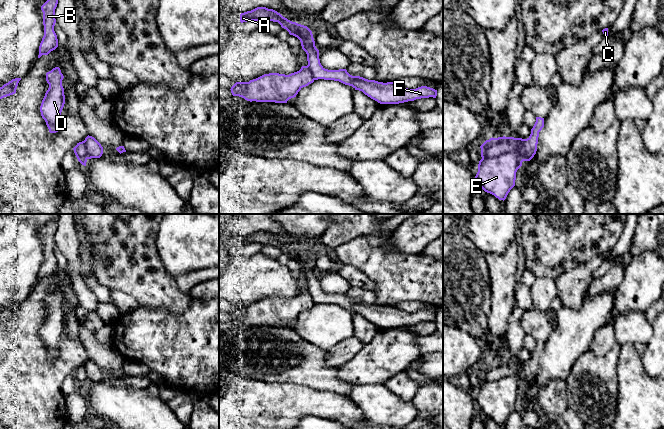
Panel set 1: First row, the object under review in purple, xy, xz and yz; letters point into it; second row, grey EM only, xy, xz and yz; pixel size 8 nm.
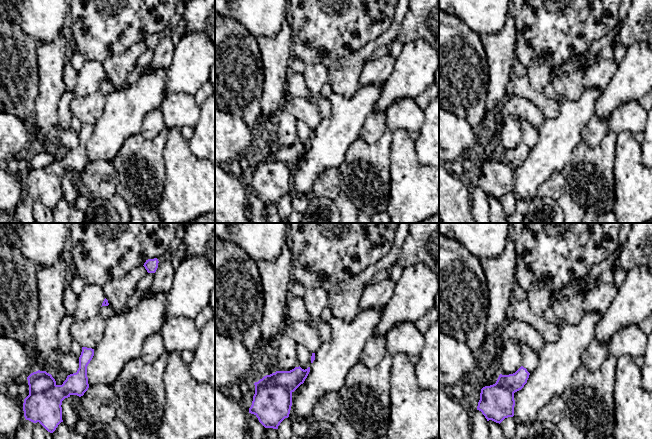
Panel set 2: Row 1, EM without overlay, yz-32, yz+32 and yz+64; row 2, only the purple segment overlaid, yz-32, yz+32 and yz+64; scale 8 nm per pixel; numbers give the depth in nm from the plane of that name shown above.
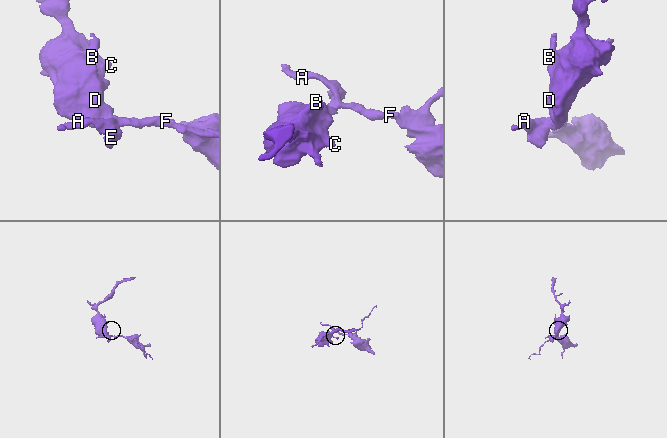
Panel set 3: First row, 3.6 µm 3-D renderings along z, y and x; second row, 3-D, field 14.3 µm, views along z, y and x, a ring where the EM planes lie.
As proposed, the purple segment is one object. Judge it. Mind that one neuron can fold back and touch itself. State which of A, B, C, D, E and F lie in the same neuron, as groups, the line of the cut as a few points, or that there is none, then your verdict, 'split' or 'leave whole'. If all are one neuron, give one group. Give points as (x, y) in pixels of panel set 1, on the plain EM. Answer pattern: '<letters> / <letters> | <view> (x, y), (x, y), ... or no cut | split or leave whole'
A F / B C D E | yz (528, 362), (514, 376), (505, 376), (482, 382) | split

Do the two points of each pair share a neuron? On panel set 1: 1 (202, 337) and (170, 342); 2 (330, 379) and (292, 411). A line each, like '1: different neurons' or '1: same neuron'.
1: same neuron
2: different neurons

